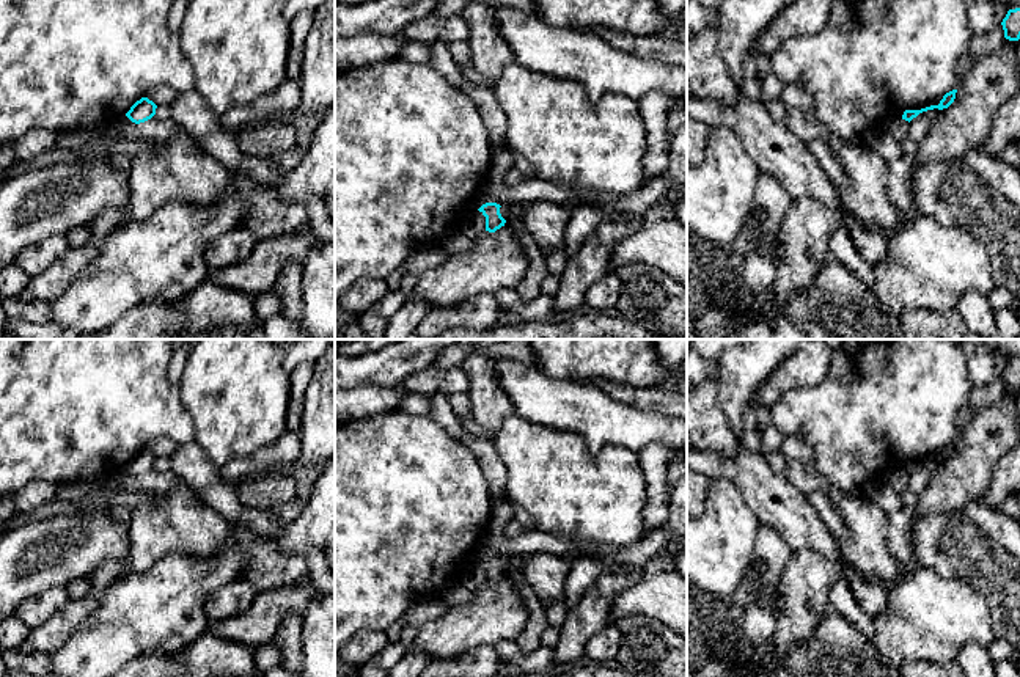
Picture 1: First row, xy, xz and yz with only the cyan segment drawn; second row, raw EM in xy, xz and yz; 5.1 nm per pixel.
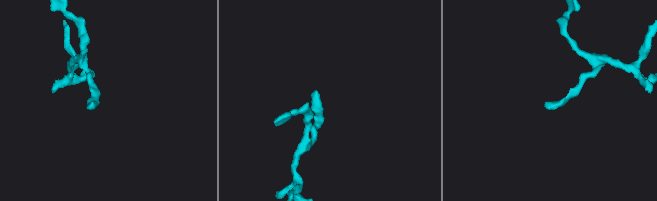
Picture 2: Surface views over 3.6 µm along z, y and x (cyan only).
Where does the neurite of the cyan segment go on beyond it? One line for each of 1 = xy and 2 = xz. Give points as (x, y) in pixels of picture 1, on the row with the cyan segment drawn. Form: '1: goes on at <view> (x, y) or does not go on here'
1: does not go on here
2: does not go on here

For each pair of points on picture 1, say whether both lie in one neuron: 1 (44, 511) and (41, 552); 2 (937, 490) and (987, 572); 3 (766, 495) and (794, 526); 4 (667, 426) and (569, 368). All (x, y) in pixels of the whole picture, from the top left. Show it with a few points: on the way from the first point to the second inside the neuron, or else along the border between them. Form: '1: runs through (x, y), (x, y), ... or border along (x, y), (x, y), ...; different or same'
1: border along (80, 512), (60, 512), (33, 519), (16, 528); different
2: border along (981, 495), (962, 508), (928, 512), (915, 522); different
3: runs through (772, 503), (788, 519); same
4: border along (541, 369), (552, 377), (577, 380); different

